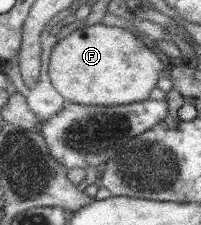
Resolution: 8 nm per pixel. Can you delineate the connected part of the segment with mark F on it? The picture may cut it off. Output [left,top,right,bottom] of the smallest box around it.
[48,22,164,105]

